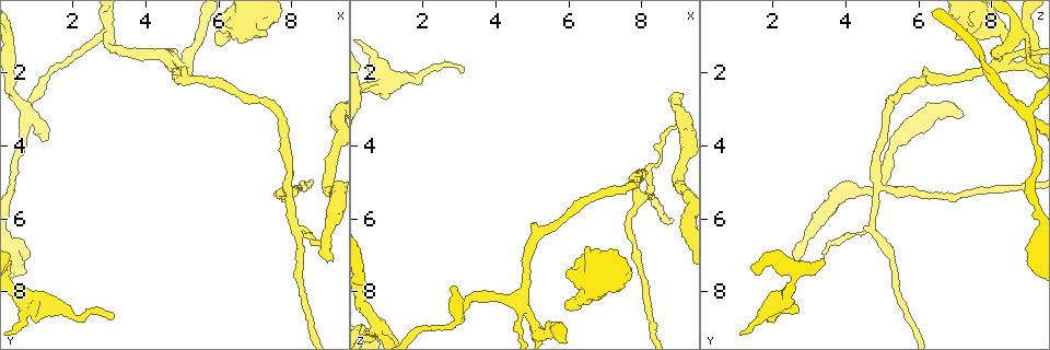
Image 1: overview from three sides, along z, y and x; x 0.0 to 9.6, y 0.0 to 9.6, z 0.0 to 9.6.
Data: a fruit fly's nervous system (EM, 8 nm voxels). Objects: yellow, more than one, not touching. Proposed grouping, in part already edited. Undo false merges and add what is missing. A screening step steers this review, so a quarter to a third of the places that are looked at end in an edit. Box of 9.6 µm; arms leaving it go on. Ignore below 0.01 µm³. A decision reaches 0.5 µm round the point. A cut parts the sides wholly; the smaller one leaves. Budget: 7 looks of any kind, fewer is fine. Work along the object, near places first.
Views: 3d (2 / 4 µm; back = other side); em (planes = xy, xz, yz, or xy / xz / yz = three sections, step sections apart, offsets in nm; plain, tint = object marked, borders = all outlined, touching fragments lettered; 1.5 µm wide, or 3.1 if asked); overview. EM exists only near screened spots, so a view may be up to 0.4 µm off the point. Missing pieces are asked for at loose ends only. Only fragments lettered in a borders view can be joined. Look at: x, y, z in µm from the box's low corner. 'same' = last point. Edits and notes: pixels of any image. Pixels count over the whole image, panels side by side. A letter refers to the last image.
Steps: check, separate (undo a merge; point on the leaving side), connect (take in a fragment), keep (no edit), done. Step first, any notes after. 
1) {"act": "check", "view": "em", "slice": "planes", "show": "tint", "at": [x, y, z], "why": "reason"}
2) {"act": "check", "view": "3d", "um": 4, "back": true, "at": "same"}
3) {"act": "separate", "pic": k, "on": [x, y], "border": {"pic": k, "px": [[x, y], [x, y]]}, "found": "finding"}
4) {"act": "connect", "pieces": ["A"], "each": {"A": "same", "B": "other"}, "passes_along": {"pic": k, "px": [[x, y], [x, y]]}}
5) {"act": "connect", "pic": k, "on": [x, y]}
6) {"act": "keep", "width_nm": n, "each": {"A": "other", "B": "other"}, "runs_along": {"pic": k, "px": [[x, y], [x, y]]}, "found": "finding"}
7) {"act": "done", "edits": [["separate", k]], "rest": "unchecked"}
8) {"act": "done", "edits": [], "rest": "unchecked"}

{"act": "check", "view": "3d", "um": 4, "at": [9.05, 7.10, 2.60], "why": "free end"}

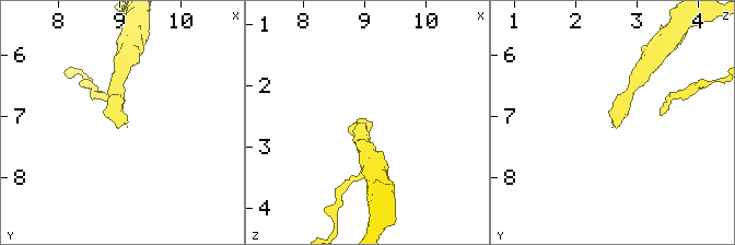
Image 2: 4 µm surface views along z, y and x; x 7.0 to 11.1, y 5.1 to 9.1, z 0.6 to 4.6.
{"act": "check", "view": "em", "slice": "planes", "show": "borders", "at": [9.05, 7.10, 2.55], "why": "need the tissue"}

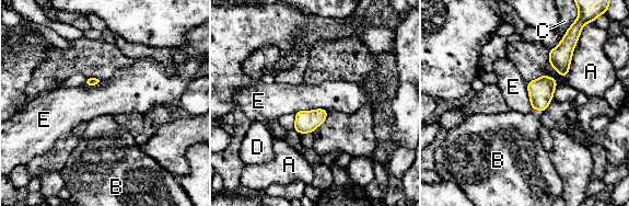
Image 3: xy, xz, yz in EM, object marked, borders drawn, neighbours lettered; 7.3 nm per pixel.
{"act": "connect", "pieces": ["B"], "each": {"A": "other", "B": "same", "C": "other", "D": "other", "E": "other"}, "passes_along": {"pic": 3, "px": [[540, 90], [538, 110], [515, 135]]}, "found": "it goes on there"}

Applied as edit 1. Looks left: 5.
{"act": "check", "view": "em", "slice": "planes", "show": "plain", "at": [6.90, 1.05, 6.95], "why": "branch stops here"}

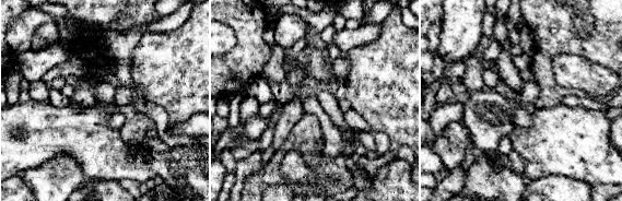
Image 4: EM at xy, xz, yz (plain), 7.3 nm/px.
{"act": "check", "view": "em", "slice": "planes", "show": "borders", "at": "same", "why": "see the neighbours"}

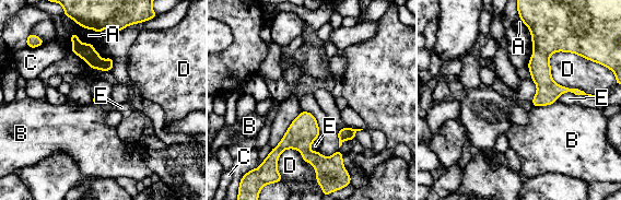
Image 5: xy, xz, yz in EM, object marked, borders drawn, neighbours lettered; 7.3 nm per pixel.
{"act": "keep", "each": {"A": "other", "B": "other", "C": "other", "D": "other", "E": "other"}, "border": {"pic": 5, "px": [[555, 101], [546, 105], [532, 106]]}, "found": "none of them fits"}

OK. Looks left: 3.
{"act": "check", "view": "em", "slice": "planes", "show": "borders", "at": [0.85, 3.05, 9.05], "why": "four arms meet"}

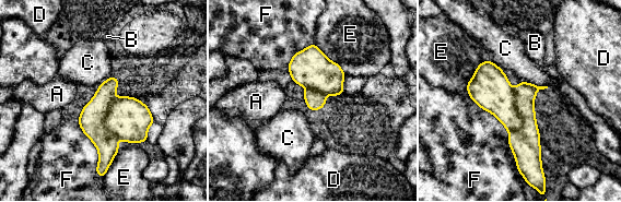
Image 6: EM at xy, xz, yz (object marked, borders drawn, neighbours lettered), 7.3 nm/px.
{"act": "separate", "pic": 6, "on": [491, 90], "longest_contact_nm": ["F", 460], "each": {"A": "other", "B": "other", "C": "other", "D": "other", "E": "other", "F": "other"}, "found": "two cells meet here"}

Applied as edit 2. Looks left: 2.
{"act": "done", "edits": [["connect", 3], ["separate", 6]], "rest": "unchecked"}

